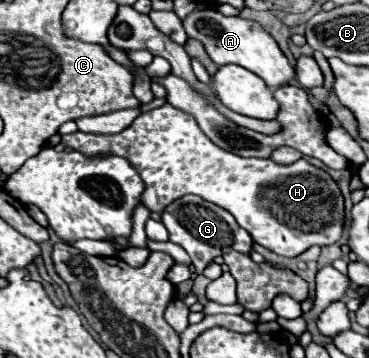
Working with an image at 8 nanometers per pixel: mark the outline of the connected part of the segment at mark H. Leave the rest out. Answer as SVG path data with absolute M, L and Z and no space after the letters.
M169 103L153 111L141 113L125 131L115 135L95 135L83 131L63 135L63 141L55 149L63 151L65 147L79 151L85 157L117 155L127 159L135 167L135 171L139 171L145 183L145 191L141 193L141 205L145 205L151 213L163 213L169 203L183 195L199 195L209 203L215 203L217 207L229 211L255 243L283 257L297 257L313 245L333 245L343 235L343 197L331 175L313 167L305 159L299 159L291 165L279 165L271 159L245 159L229 151L221 151L203 135L203 131L199 131L193 115L171 107Z

